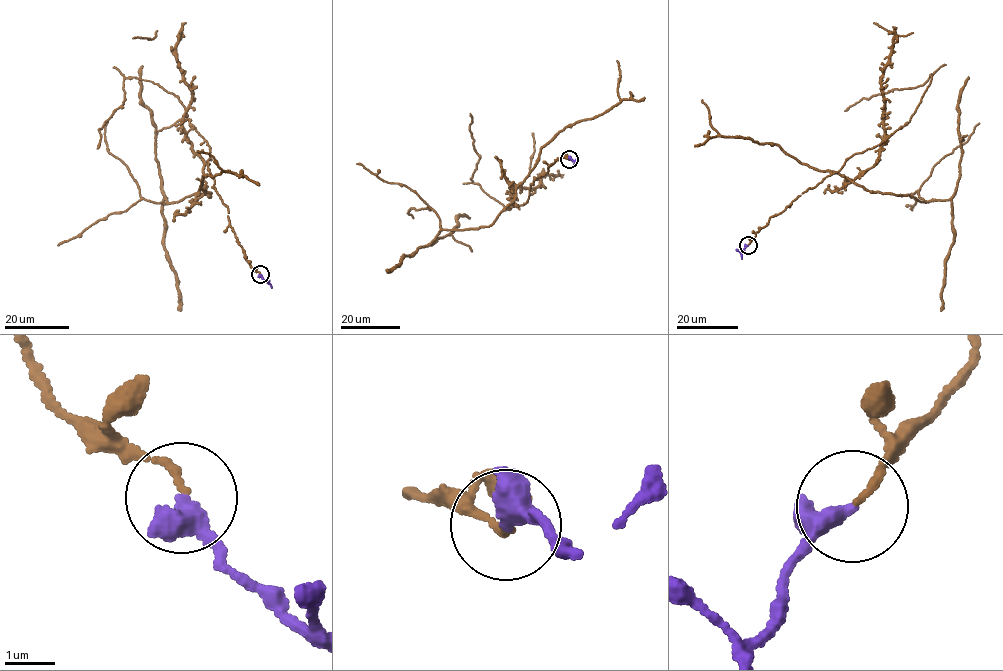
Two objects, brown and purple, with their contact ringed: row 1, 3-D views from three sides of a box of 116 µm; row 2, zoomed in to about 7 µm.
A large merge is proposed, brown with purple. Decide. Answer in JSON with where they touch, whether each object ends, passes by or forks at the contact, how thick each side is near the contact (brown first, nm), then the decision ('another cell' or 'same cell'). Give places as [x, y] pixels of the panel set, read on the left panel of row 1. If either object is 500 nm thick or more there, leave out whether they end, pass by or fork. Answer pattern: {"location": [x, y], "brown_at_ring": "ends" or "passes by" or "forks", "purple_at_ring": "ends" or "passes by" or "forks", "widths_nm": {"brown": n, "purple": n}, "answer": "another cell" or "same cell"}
{"location": [260, 274], "brown_at_ring": "ends", "purple_at_ring": "passes by", "widths_nm": {"brown": 140, "purple": 300}, "answer": "same cell"}

